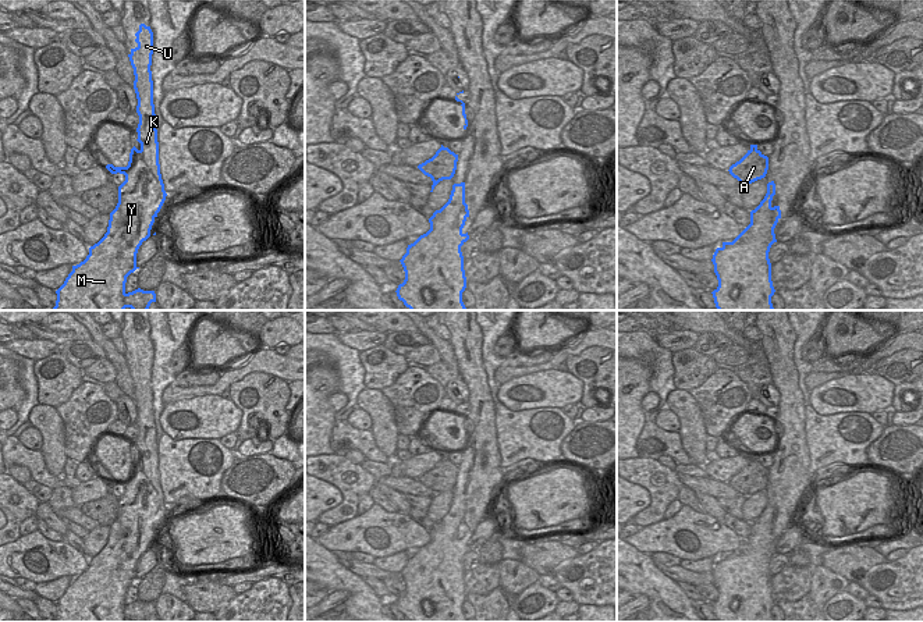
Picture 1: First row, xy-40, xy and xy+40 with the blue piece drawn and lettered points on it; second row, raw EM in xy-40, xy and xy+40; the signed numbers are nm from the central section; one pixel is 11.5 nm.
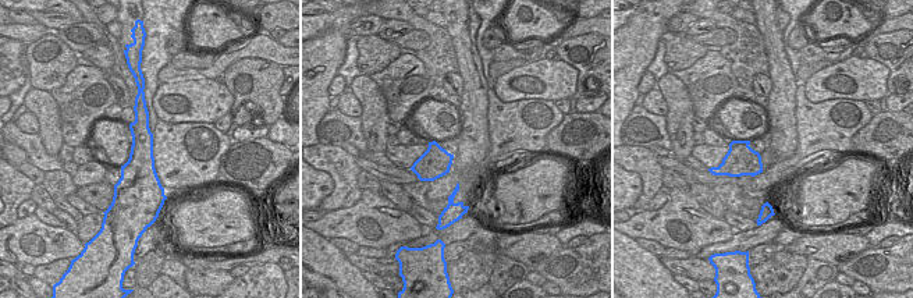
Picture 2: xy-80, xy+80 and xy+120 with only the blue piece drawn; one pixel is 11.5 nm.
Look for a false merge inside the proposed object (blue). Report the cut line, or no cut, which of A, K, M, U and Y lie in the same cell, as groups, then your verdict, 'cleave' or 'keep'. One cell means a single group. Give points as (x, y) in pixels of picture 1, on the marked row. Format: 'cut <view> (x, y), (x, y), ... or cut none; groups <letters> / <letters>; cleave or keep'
cut xy-40 (139, 150), (137, 164), (125, 176); groups A / K M U Y; cleave

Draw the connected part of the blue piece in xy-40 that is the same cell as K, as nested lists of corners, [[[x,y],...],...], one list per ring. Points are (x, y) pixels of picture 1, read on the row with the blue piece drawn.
[[[141,24],[135,36],[138,46],[128,57],[135,75],[141,160],[118,186],[118,203],[110,213],[107,232],[89,248],[84,262],[72,266],[56,291],[56,306],[47,310],[148,310],[156,302],[155,291],[138,288],[125,292],[127,277],[139,269],[138,249],[152,235],[152,225],[167,196],[160,174],[153,104],[153,32]]]

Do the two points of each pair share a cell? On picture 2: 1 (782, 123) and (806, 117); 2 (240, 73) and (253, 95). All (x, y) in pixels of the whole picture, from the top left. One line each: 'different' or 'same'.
1: different
2: different

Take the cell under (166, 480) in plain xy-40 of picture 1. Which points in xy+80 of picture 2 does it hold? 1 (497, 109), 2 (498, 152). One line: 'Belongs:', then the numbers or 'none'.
Belongs: none

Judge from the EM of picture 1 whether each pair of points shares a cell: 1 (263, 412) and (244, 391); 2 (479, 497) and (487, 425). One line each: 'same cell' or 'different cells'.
1: different cells
2: same cell

